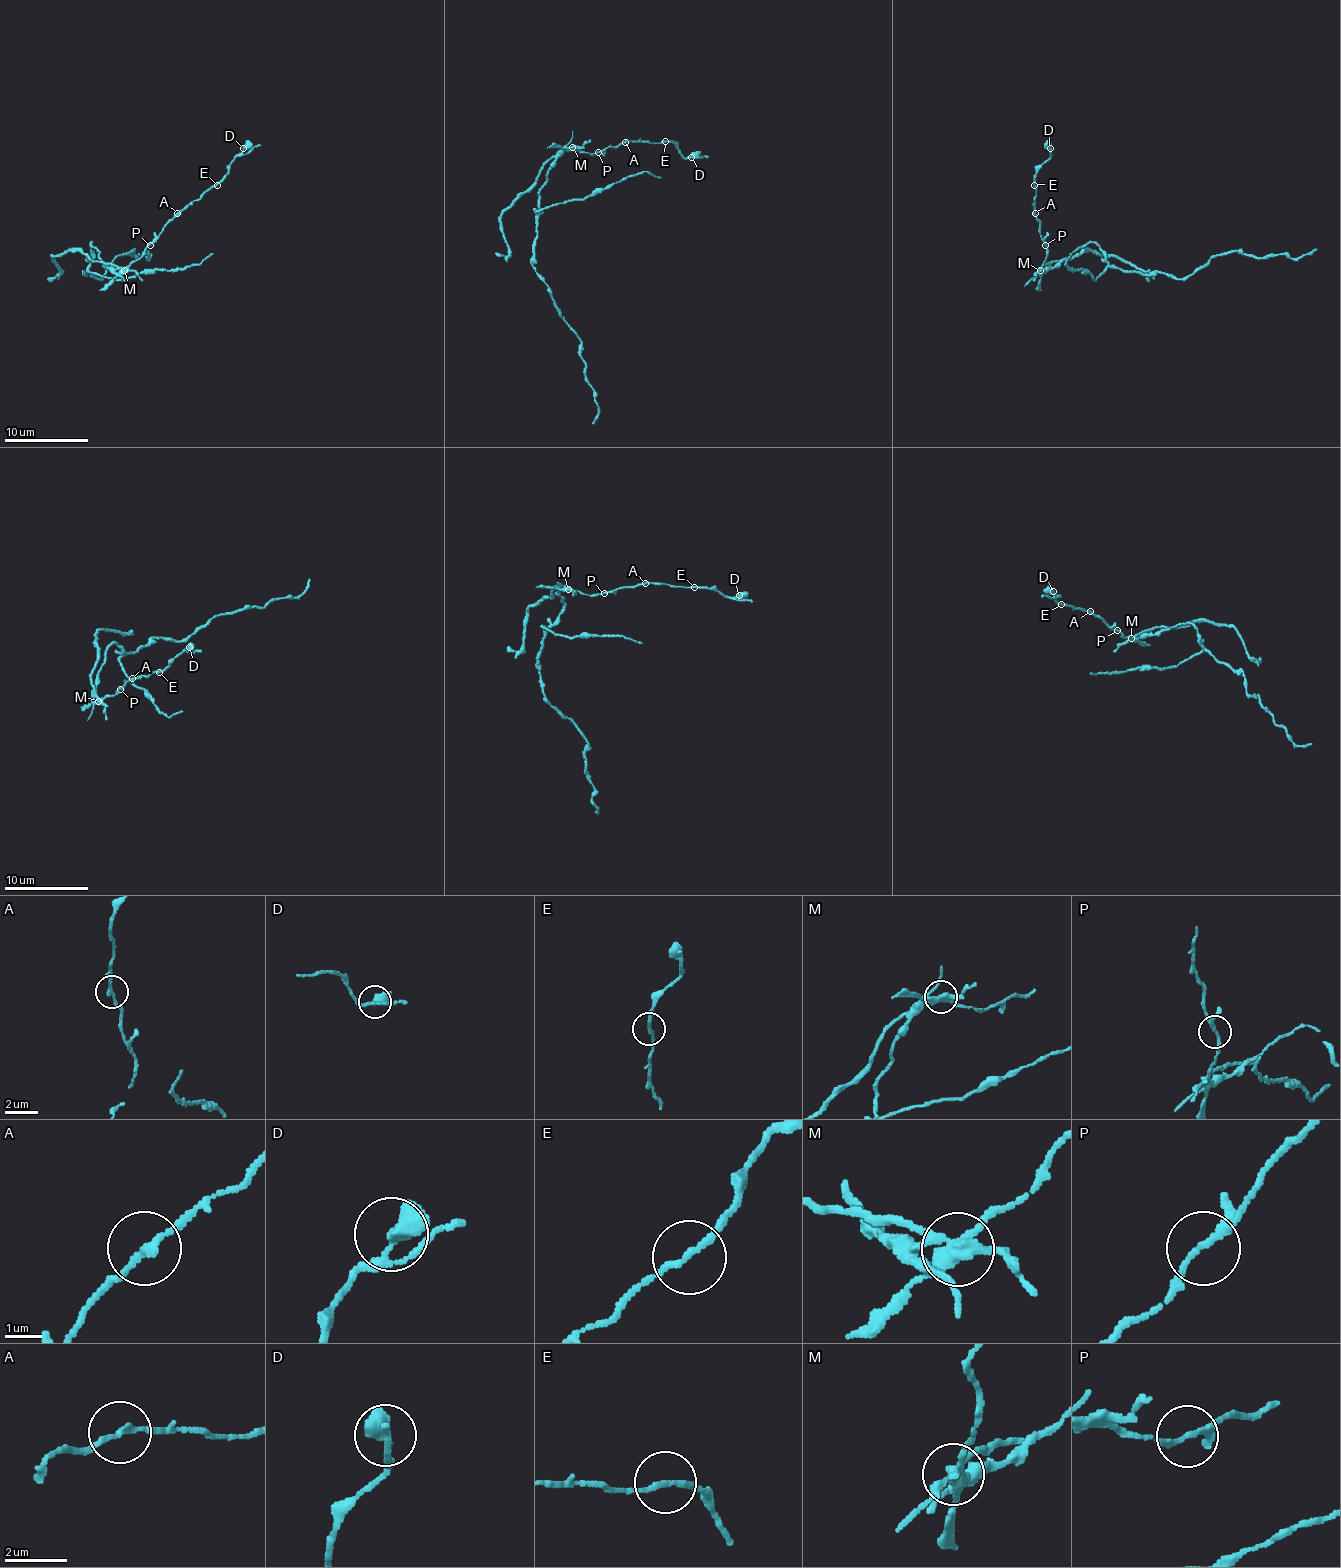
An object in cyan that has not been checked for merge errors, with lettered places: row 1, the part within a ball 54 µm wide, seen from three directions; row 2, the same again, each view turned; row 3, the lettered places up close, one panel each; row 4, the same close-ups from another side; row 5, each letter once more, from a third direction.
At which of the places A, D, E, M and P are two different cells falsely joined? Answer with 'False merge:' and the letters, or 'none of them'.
False merge: M

